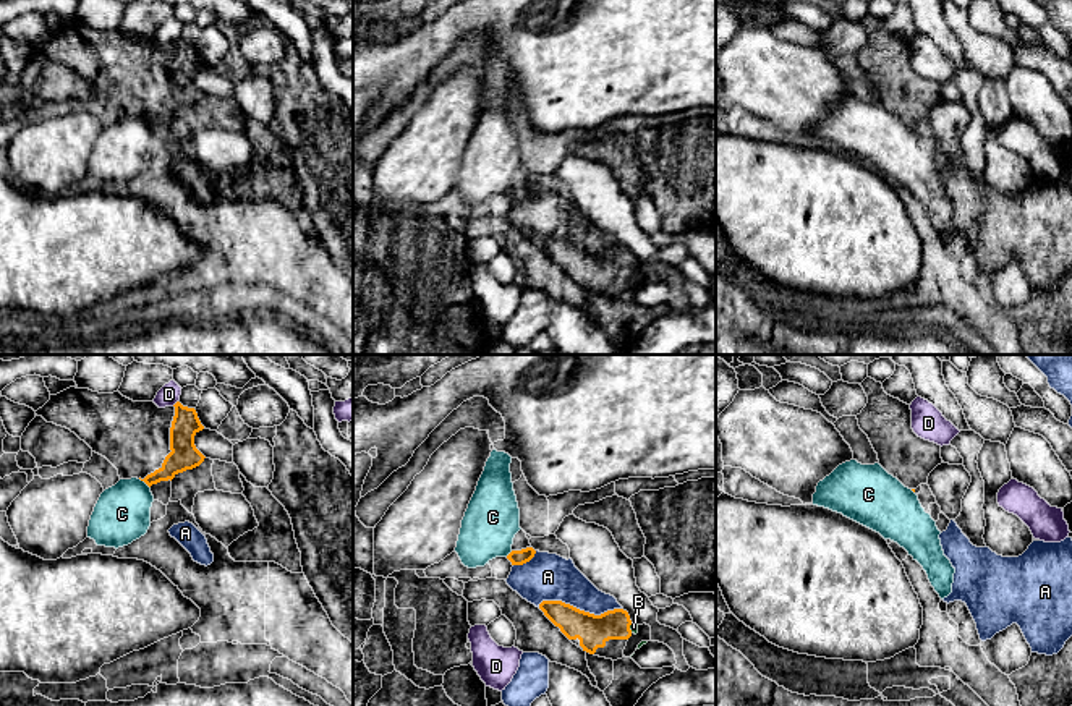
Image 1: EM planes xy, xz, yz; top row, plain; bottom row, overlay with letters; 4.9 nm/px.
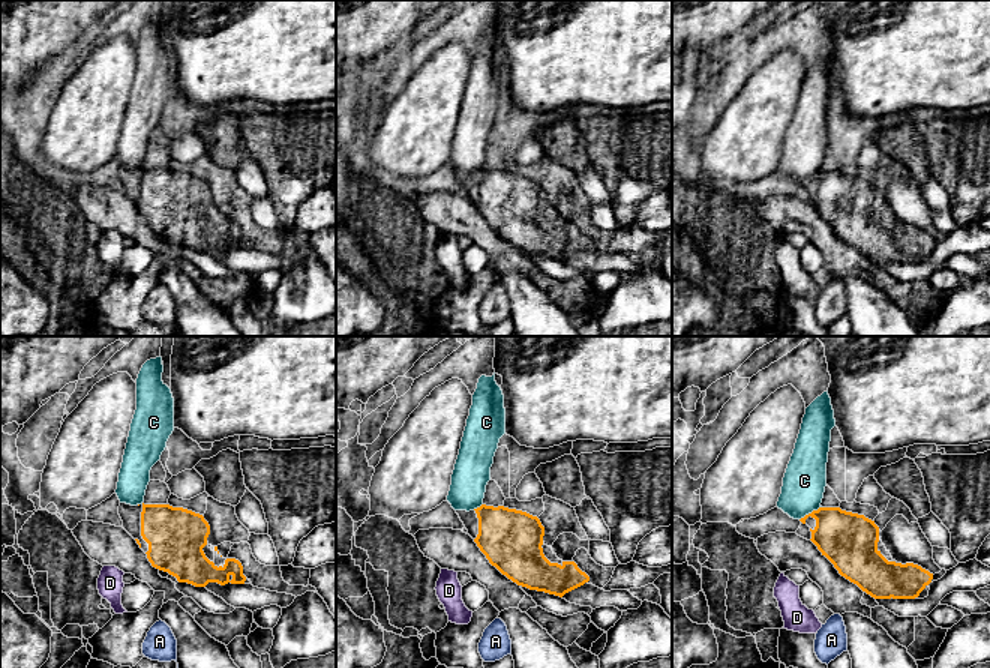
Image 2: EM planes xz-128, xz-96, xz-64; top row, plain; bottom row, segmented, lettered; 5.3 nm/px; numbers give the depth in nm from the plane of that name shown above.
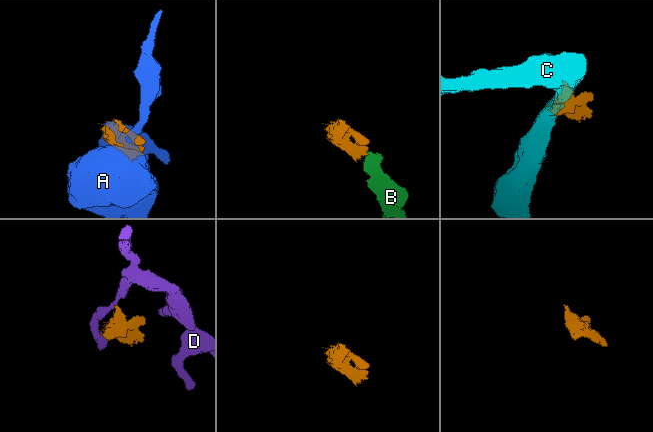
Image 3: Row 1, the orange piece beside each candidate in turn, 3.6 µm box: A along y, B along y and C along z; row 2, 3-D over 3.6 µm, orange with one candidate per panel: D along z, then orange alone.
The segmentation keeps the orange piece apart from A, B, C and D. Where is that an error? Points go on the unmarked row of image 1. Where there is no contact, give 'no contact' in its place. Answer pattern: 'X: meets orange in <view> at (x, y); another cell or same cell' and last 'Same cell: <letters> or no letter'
A: meets orange in xz at (578, 246); another cell
B: meets orange in xz at (629, 266); same cell
C: meets orange in xy at (144, 119); another cell
D: meets orange in xy at (175, 41); another cell
Same cell: B

